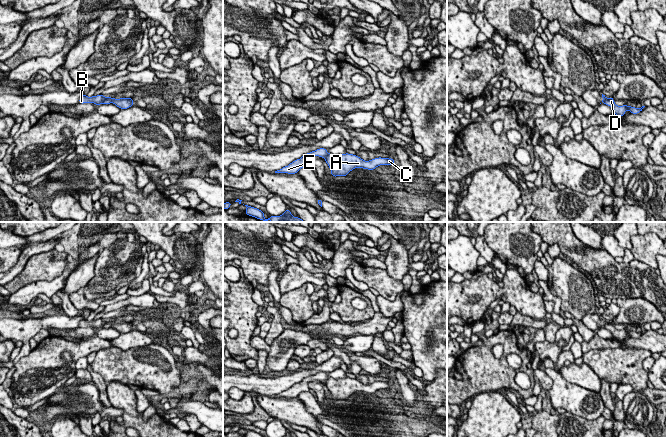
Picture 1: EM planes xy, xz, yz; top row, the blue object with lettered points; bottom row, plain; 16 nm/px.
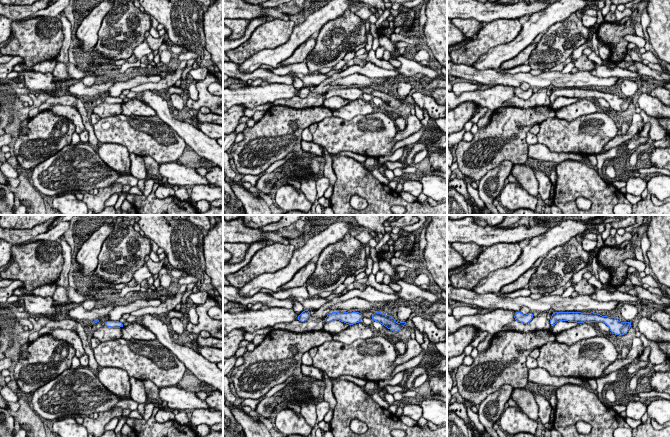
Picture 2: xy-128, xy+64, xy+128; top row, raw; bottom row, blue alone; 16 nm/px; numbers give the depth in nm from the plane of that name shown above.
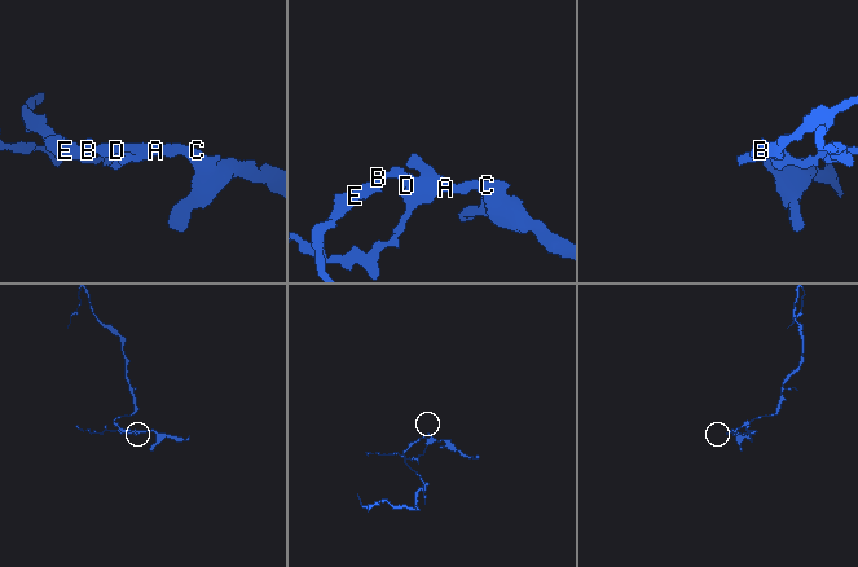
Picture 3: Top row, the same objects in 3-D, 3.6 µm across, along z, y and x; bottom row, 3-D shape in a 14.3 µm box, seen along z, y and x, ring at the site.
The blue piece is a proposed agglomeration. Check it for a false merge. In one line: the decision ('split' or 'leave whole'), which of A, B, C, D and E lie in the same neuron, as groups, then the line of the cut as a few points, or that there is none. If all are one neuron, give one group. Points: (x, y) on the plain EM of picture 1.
split; A C D / B E; cut in xy along (105, 322), (102, 327)

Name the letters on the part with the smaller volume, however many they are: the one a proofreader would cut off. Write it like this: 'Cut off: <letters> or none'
Cut off: A, C, D

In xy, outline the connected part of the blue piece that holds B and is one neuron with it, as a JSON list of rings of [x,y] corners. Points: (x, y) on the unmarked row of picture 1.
[[[83,318],[79,323],[79,328],[84,327],[94,327],[95,329],[103,328],[103,324],[105,323],[105,320],[100,318],[97,320],[87,321],[85,318]]]

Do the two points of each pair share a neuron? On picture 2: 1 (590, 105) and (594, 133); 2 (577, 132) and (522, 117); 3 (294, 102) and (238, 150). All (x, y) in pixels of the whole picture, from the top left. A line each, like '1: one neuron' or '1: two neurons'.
1: two neurons
2: two neurons
3: two neurons

